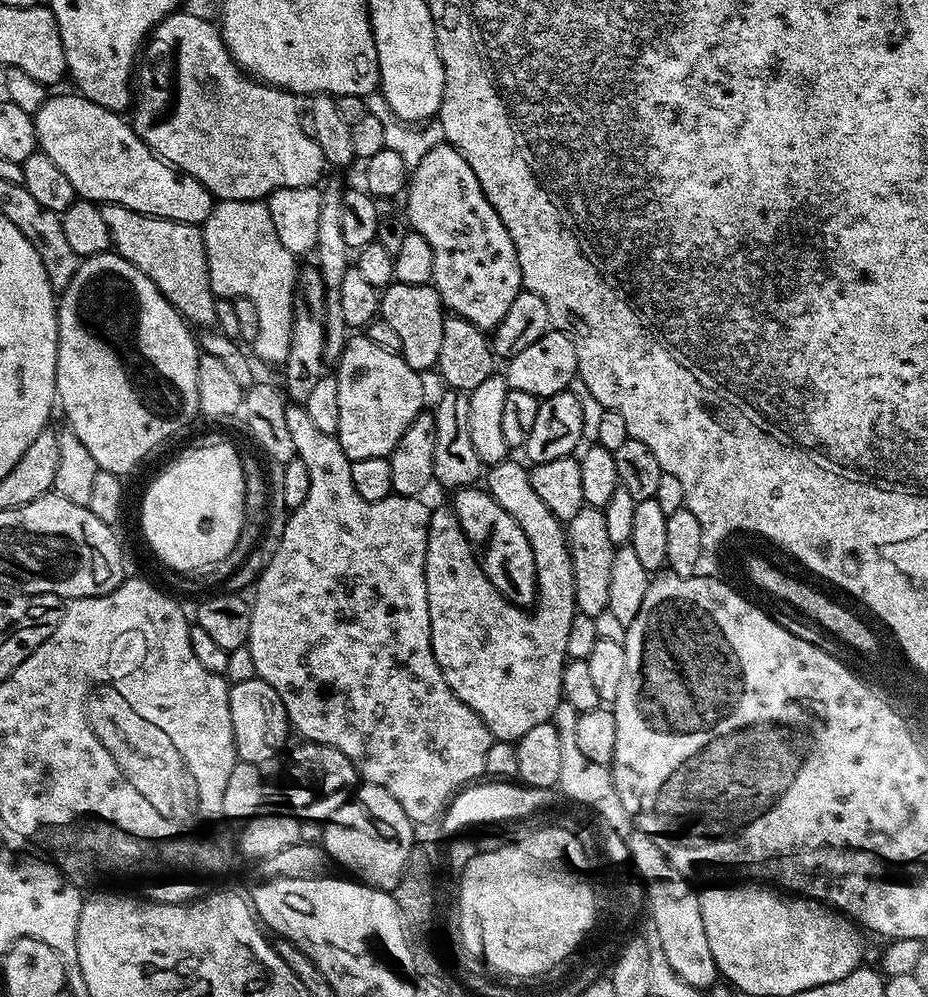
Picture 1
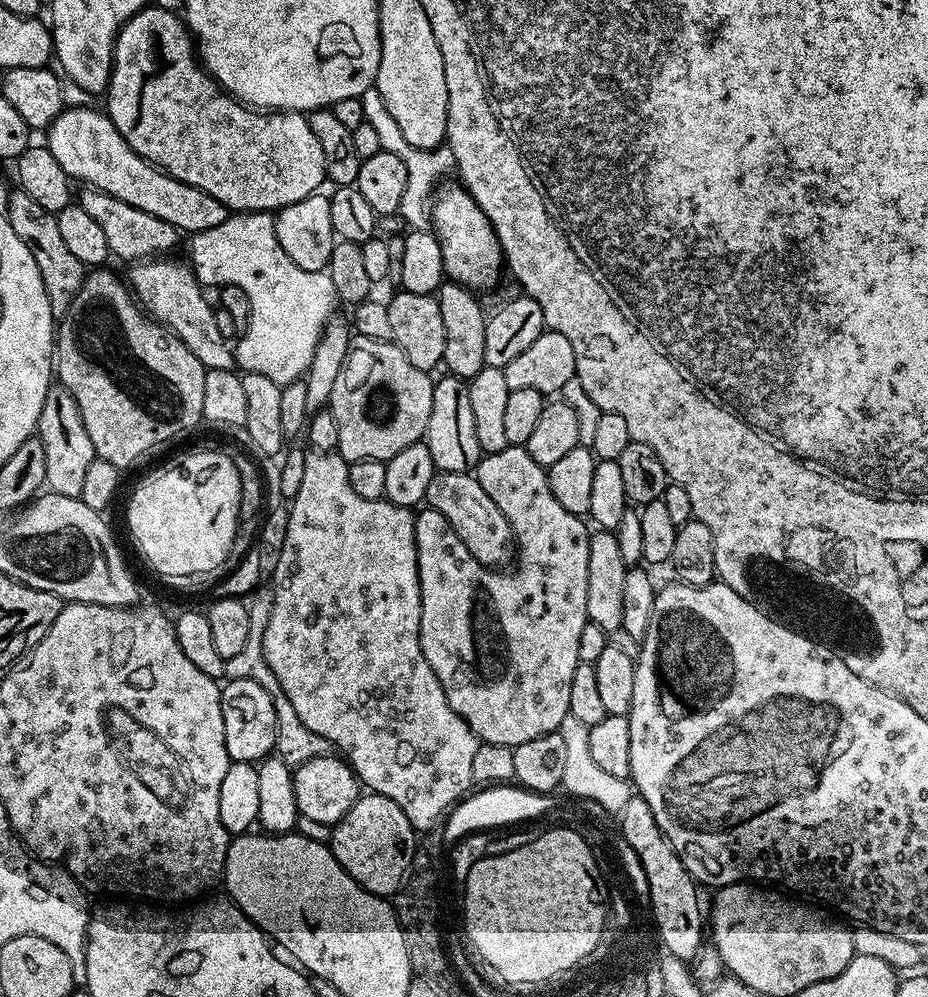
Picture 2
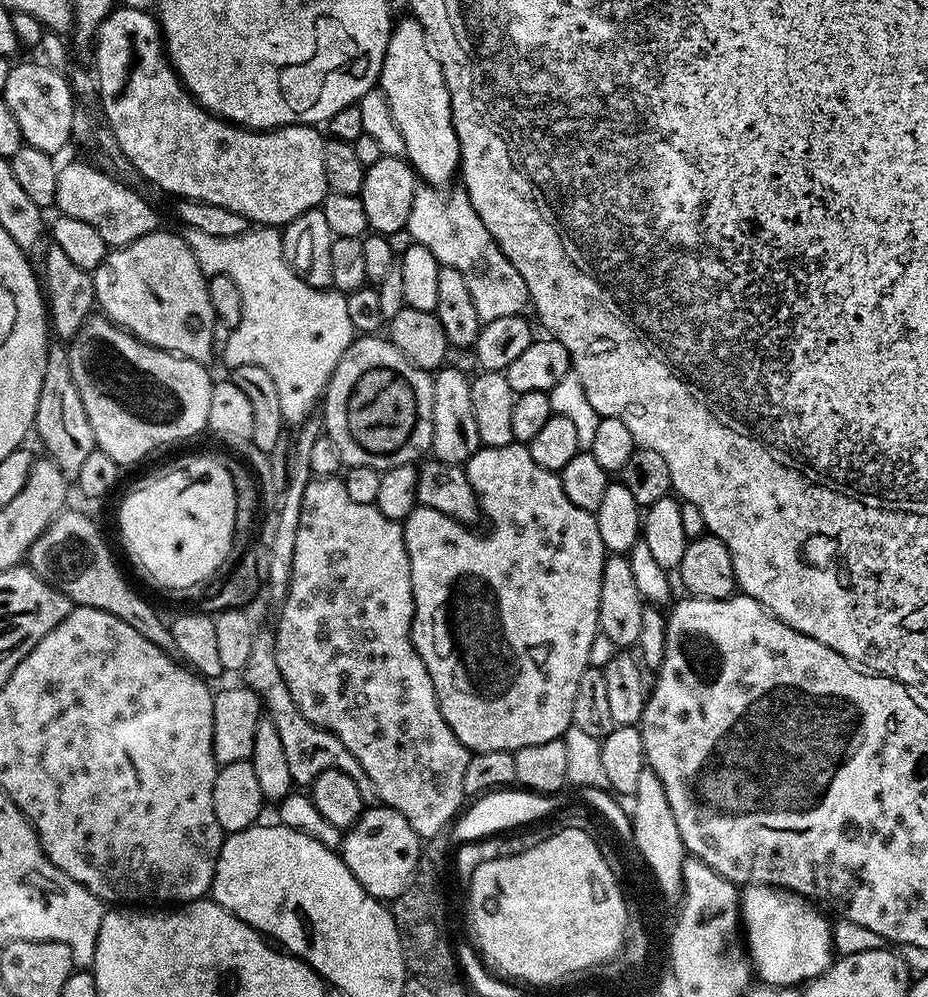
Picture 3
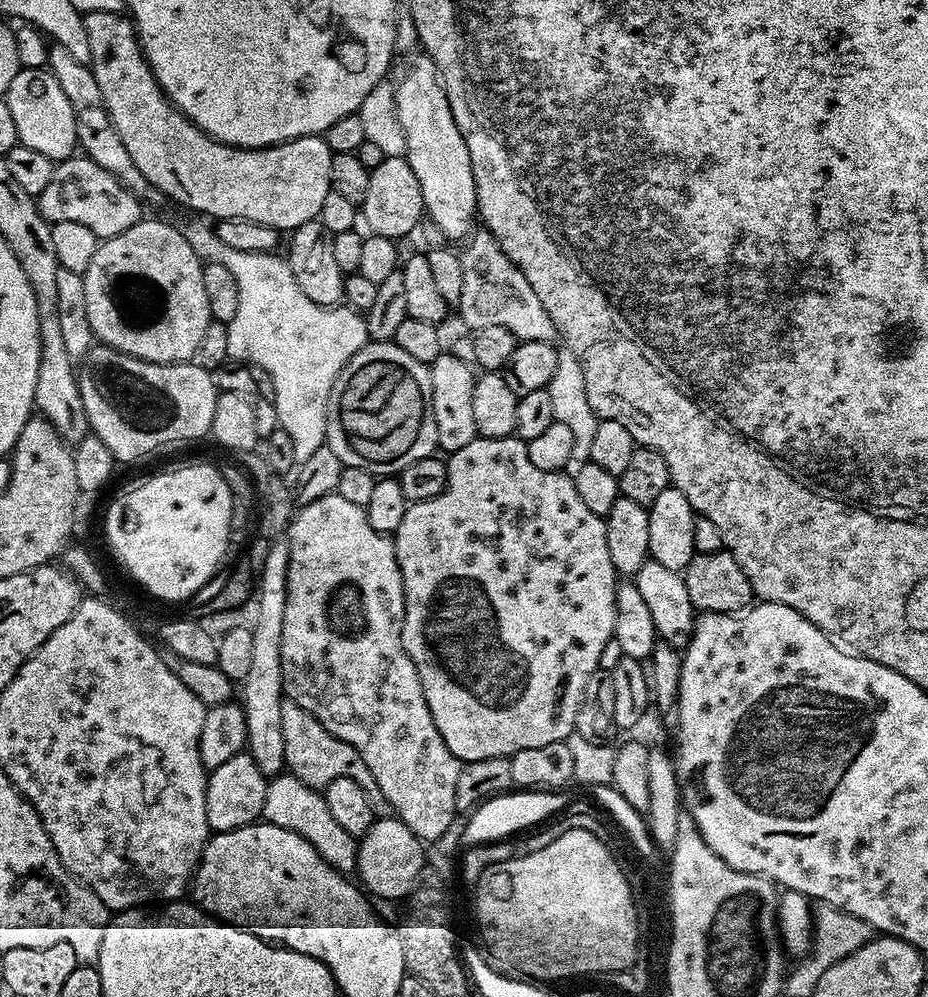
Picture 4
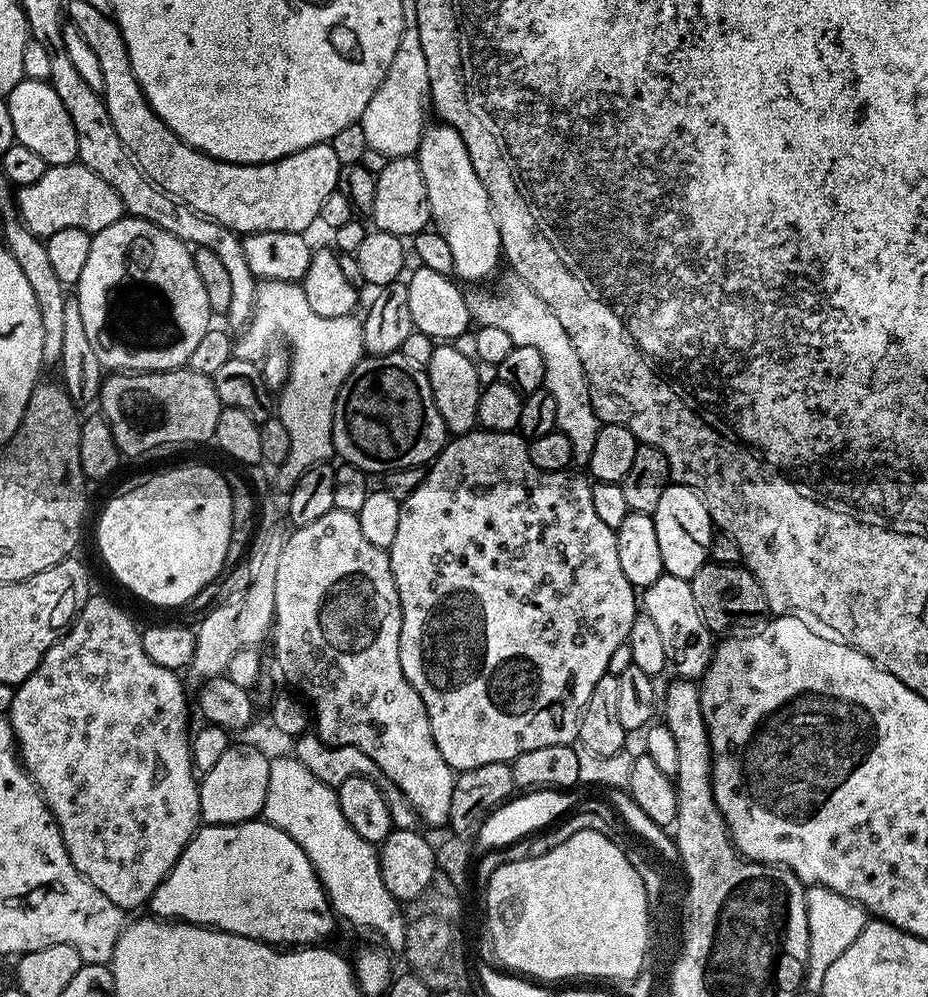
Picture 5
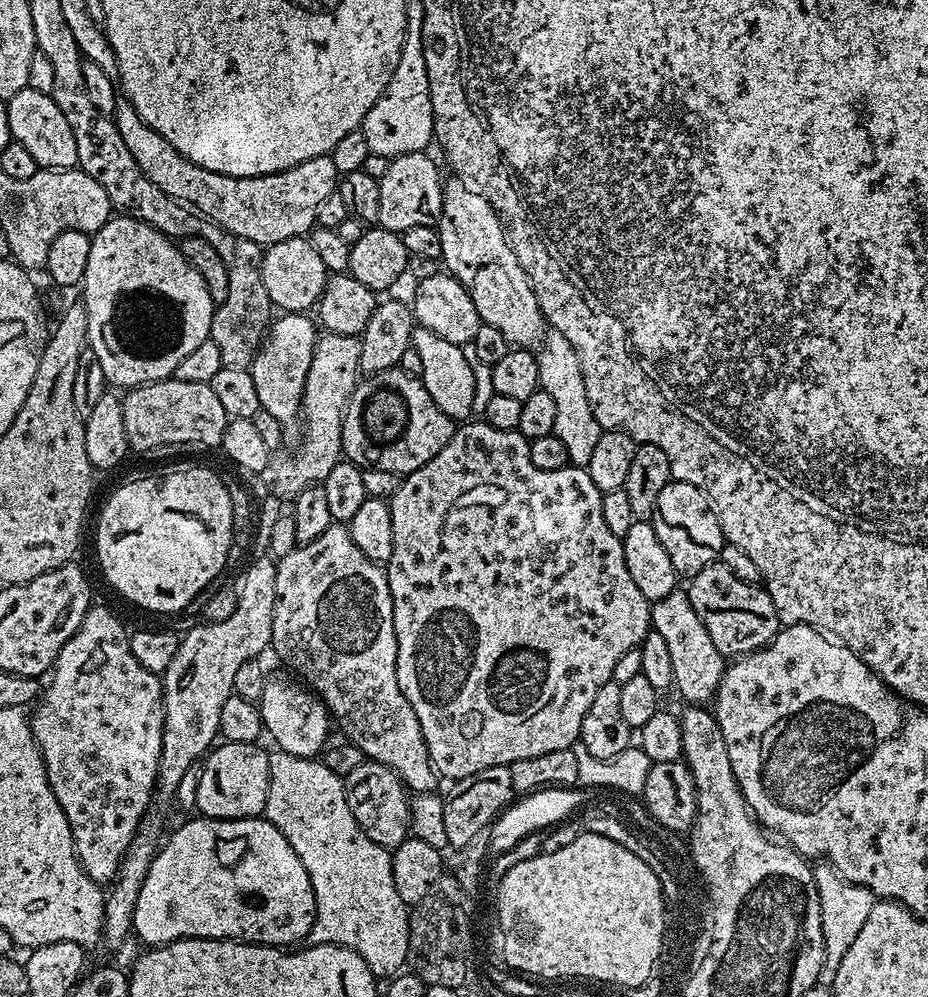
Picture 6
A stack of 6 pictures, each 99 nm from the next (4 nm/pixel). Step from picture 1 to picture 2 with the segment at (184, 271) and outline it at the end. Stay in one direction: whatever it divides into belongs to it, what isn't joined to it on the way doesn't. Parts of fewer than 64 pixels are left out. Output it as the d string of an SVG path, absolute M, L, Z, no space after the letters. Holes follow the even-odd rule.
M85 187L83 191L81 196L79 193L78 203L106 233L106 246L115 259L117 256L127 262L143 262L157 254L171 253L168 251L176 244L178 229L170 226L170 222L162 222L162 218L154 218L154 214L146 214L146 210L138 210L138 206L130 206L130 202L122 202L96 188Z

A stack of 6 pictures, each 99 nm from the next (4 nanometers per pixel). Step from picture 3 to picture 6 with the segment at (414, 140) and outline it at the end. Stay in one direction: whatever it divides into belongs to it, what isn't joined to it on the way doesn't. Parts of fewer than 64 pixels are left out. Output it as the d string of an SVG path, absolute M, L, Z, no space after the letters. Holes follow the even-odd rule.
M455 178L445 179L438 231L442 242L442 254L439 259L451 276L462 282L470 298L474 298L474 306L481 321L494 326L494 330L502 330L509 345L527 349L539 345L546 332L546 321L542 309L538 306L538 293L533 290L528 275L522 270L518 258L512 252L512 247L508 245L508 235L504 233L500 215L490 206L490 202L462 181Z

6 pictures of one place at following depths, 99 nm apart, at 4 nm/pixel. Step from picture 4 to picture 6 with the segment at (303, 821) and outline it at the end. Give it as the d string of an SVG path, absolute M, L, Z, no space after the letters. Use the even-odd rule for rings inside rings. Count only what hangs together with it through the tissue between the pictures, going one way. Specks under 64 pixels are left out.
M272 750L268 752L268 761L270 790L266 794L263 819L269 820L288 839L290 846L294 846L294 854L298 854L302 866L306 866L306 874L310 874L310 886L314 890L316 917L312 929L308 931L307 943L337 944L354 950L377 978L397 975L409 963L410 908L402 902L398 886L394 886L392 852L366 838L362 826L358 826L354 814L350 814L350 802L346 802L342 777L324 765L323 759Z

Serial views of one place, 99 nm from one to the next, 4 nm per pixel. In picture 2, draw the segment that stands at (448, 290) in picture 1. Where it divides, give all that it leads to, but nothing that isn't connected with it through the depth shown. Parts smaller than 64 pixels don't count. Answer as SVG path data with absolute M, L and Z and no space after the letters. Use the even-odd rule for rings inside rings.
M443 184L434 192L436 205L430 208L430 228L440 243L445 277L453 284L461 284L471 290L492 288L500 276L500 268L502 272L505 267L504 251L498 242L498 234L494 234L492 221L482 214L478 202L474 202L463 184Z

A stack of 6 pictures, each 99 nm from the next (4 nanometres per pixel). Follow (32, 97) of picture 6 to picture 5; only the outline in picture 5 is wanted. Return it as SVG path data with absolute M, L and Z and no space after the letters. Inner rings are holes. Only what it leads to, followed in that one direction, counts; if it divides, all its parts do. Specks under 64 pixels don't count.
M22 79L8 92L6 99L17 144L37 152L49 166L71 164L77 159L78 138L74 134L74 122L70 122L70 114L66 114L66 106L62 106L62 98L58 98L58 90L54 90L52 83Z

